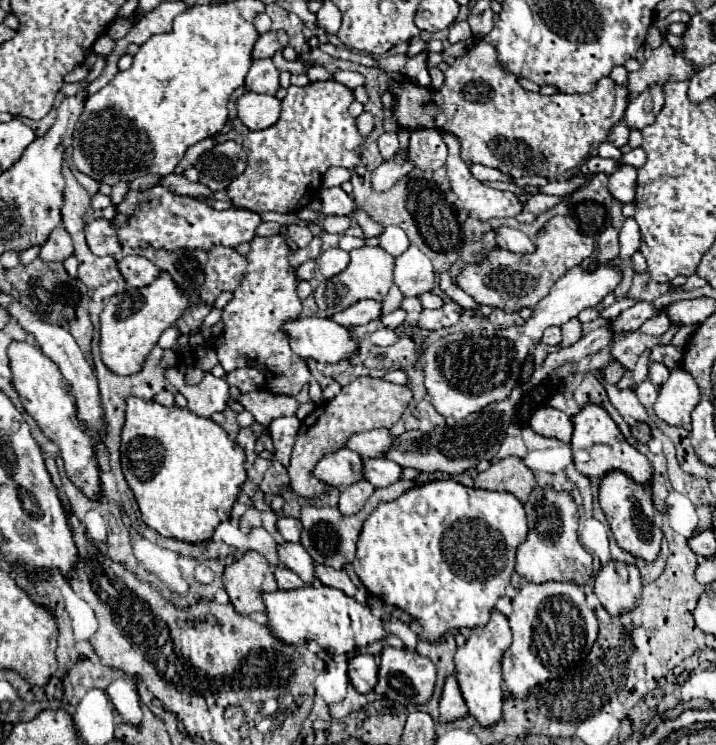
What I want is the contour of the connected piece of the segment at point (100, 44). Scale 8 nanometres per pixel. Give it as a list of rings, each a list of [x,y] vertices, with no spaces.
[[[102,35],[102,37],[94,43],[92,51],[94,51],[94,53],[98,53],[98,55],[102,55],[104,59],[108,59],[108,57],[110,57],[110,53],[114,51],[114,47],[116,47],[116,41],[114,41],[110,35]]]

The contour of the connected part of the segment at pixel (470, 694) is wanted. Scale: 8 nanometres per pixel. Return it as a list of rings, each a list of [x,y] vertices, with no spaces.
[[[492,609],[492,619],[484,627],[474,627],[470,637],[462,647],[458,647],[454,663],[456,663],[456,679],[460,685],[460,691],[464,695],[464,701],[468,705],[468,713],[478,721],[484,723],[486,727],[498,723],[502,717],[502,701],[504,701],[504,691],[502,691],[502,669],[500,661],[504,651],[512,643],[512,631],[508,625],[506,615],[502,615],[498,609]]]

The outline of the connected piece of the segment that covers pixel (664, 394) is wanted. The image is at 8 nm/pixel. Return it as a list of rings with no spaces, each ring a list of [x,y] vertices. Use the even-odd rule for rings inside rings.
[[[674,367],[668,381],[662,385],[654,403],[654,413],[674,427],[690,429],[690,413],[700,401],[700,389],[696,379],[684,369]]]

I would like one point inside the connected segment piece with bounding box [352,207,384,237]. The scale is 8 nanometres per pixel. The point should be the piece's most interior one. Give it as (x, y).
(371, 228)

